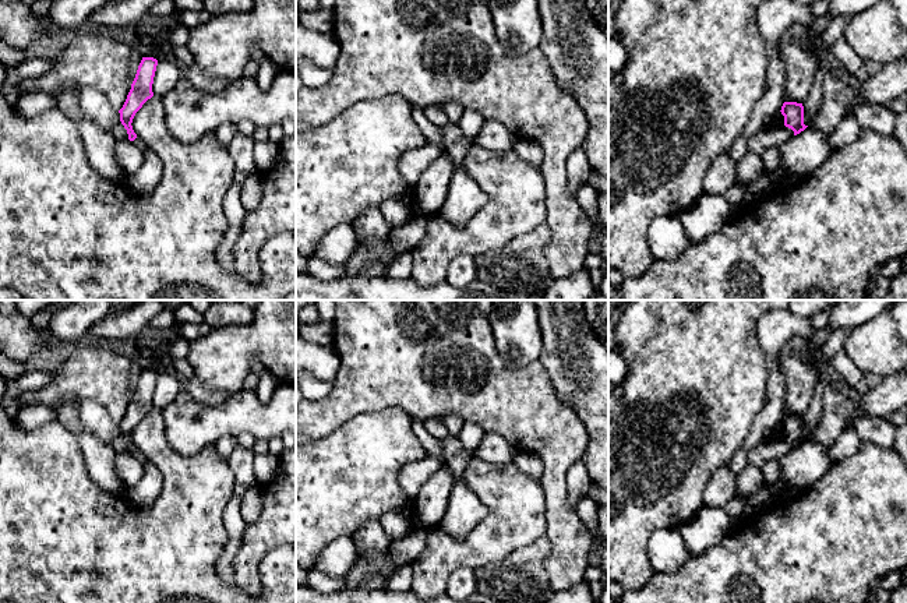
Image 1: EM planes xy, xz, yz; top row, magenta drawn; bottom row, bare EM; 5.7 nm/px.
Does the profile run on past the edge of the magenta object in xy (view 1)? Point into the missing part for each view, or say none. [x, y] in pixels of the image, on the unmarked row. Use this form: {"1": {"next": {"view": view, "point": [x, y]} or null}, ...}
{"1": {"next": {"view": "xy", "point": [137, 454]}}}

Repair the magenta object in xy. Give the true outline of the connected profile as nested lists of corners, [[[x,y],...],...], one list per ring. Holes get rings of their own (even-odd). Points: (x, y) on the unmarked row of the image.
[[[142,370],[127,412],[123,420],[119,423],[120,434],[127,442],[128,452],[133,454],[141,463],[144,463],[147,459],[134,445],[131,436],[135,426],[142,420],[142,417],[153,409],[152,396],[156,378],[156,371]]]

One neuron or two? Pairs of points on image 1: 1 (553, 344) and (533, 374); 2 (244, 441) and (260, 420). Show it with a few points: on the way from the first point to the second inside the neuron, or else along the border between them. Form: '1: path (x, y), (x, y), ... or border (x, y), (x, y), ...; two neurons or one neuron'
1: border (539, 359), (556, 391); two neurons
2: border (237, 436), (250, 433), (256, 438); two neurons

